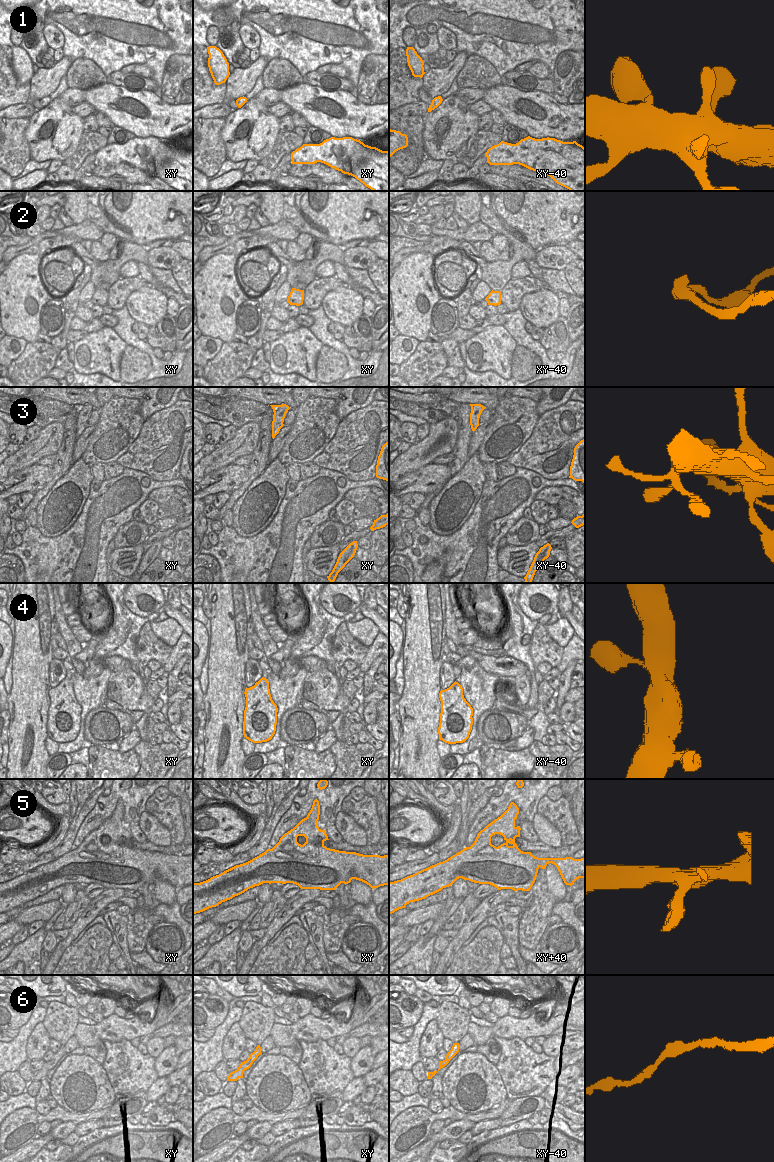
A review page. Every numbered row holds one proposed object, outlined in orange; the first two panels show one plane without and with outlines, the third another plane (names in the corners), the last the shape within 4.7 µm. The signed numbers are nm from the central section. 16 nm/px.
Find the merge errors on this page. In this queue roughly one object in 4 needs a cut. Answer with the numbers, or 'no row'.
2

